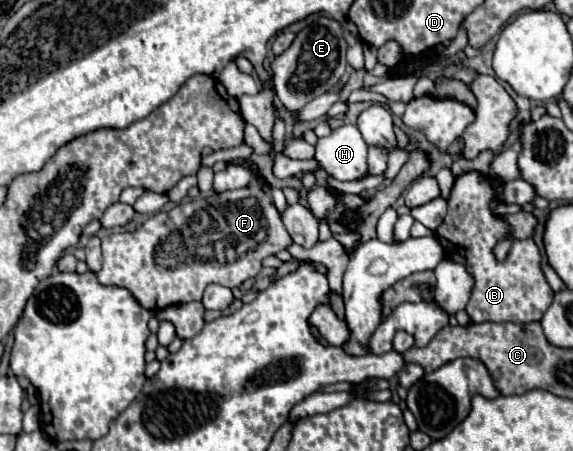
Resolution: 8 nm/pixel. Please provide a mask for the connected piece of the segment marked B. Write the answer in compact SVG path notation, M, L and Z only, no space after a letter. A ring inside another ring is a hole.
M468 172L456 178L450 200L448 214L442 226L436 232L430 232L420 222L414 222L410 234L416 236L436 236L446 246L446 256L456 258L472 272L476 284L472 290L472 298L466 306L466 312L472 322L534 322L540 320L542 314L552 304L552 288L548 286L542 270L540 270L540 250L532 238L518 240L512 244L504 262L496 262L492 248L494 244L506 236L508 224L492 214L494 198L500 192L500 182L486 180L478 172Z

